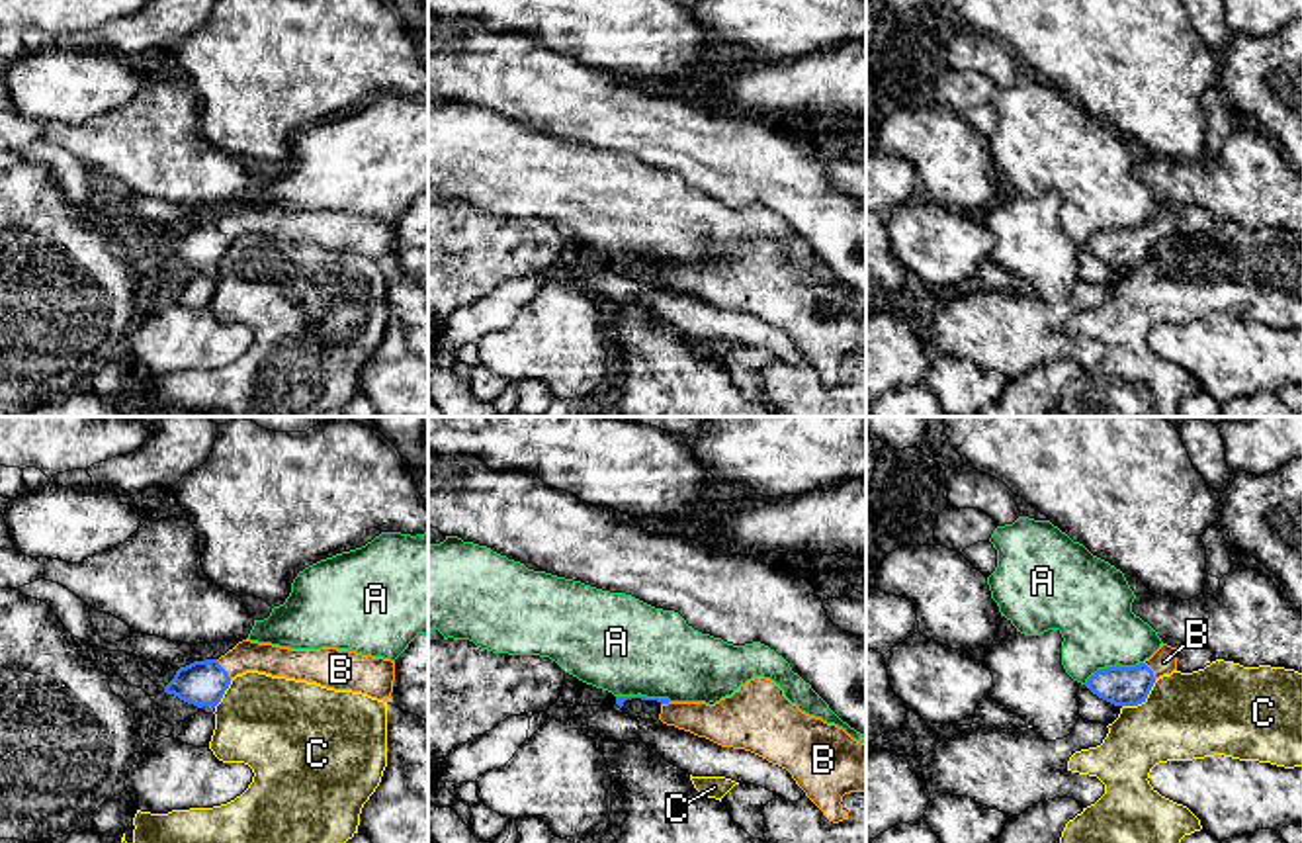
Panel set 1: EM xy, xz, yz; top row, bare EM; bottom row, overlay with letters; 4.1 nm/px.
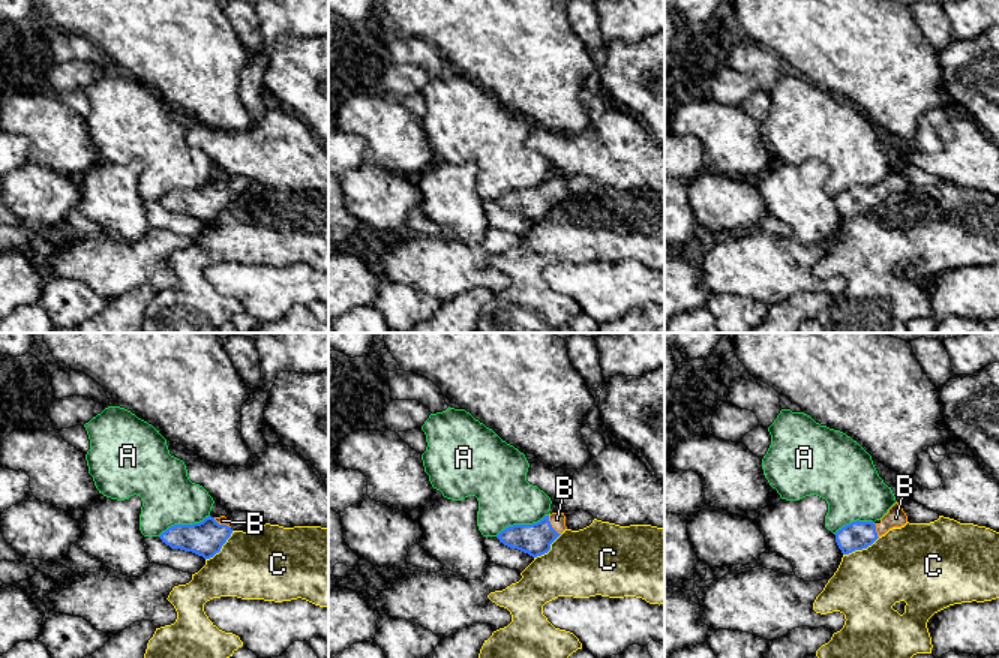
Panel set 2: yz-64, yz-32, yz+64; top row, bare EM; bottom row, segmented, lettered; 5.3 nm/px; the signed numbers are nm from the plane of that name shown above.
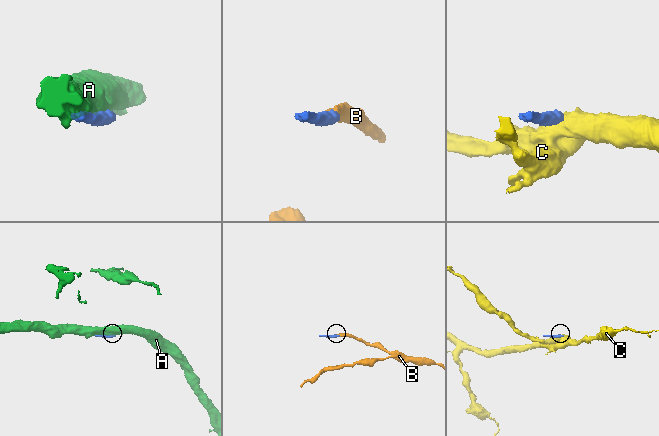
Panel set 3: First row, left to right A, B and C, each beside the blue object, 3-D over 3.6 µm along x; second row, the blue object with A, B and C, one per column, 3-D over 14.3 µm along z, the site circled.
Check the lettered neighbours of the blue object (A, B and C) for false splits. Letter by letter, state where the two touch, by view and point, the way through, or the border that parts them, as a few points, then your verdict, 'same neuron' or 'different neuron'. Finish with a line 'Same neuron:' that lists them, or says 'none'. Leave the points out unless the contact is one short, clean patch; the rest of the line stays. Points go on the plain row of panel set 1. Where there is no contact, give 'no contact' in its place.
A: meets blue in yz at (1113, 229); different neuron
B: meets blue in xy at (223, 231); runs through xy (202, 245), (223, 231), (247, 218); same neuron
C: meets blue in yz at (1142, 263); border along yz (1156, 243), (1140, 265), (1123, 268); different neuron
Same neuron: B

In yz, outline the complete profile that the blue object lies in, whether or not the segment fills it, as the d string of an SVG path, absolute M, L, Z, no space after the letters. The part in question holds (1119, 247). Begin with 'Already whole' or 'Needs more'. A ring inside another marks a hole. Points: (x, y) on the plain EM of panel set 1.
Needs more. M1161 209L1136 229L1107 229L1091 237L1085 248L1099 260L1114 268L1138 268L1146 264L1153 244L1177 233L1175 209Z

